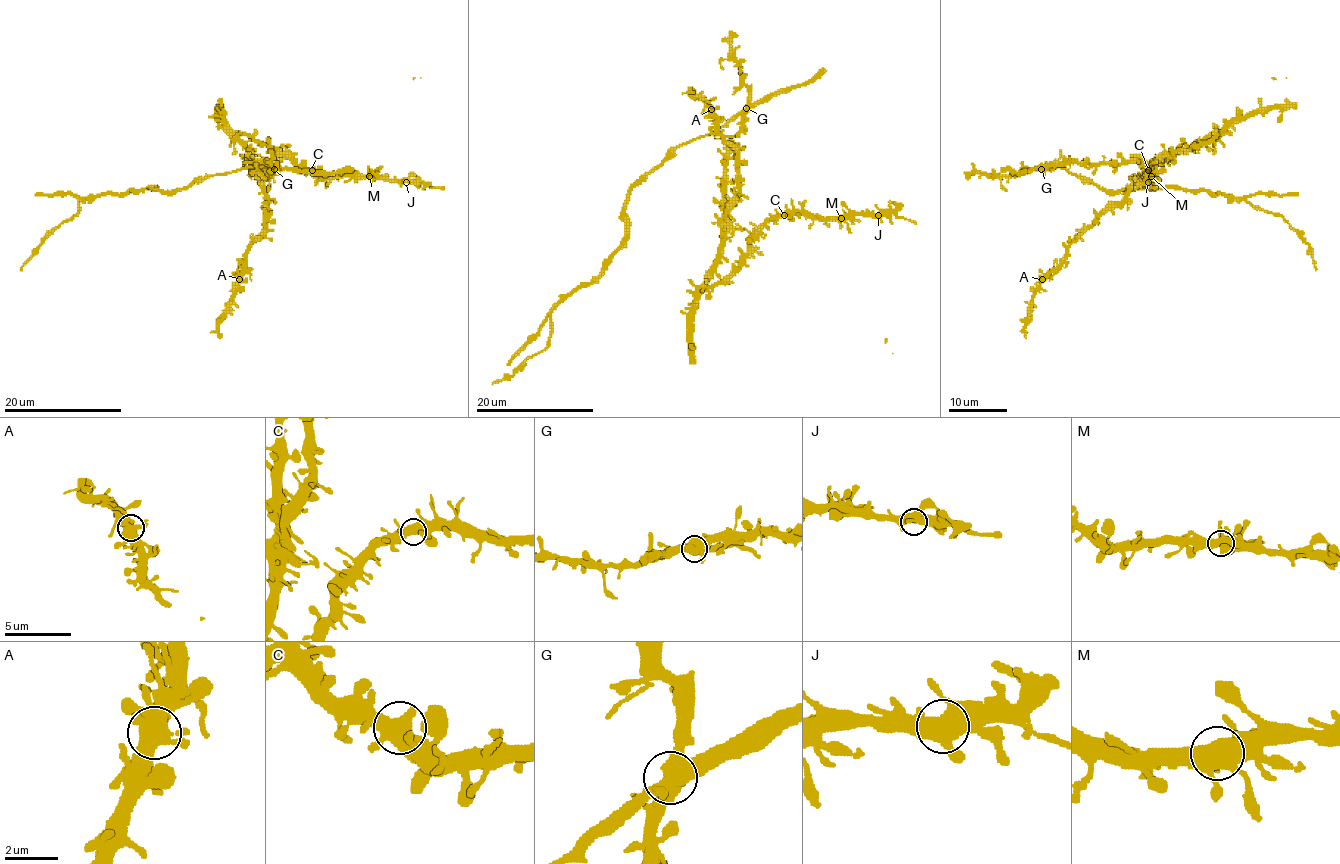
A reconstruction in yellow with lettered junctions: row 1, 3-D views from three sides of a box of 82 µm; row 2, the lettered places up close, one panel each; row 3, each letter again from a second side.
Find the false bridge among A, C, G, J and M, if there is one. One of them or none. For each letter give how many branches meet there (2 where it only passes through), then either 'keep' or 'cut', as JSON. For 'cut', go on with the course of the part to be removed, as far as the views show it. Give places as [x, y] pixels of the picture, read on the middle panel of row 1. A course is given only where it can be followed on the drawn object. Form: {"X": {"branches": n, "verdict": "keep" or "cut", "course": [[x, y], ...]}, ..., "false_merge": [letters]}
{"A": {"branches": 4, "verdict": "keep"}, "C": {"branches": 4, "verdict": "keep"}, "G": {"branches": 5, "verdict": "cut", "course": [[747, 107], [682, 143], [632, 188], [625, 244], [554, 309], [548, 344], [492, 383]]}, "J": {"branches": 5, "verdict": "keep"}, "M": {"branches": 5, "verdict": "keep"}, "false_merge": ["G"]}

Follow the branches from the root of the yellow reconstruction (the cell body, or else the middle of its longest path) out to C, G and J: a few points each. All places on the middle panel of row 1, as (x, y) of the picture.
C: (723, 159), (723, 243), (709, 285), (719, 284), (739, 263), (747, 243), (769, 221), (784, 215)
G: (723, 159), (728, 143), (739, 130), (741, 115), (747, 107)
J: (723, 159), (723, 243), (709, 285), (719, 284), (739, 263), (747, 243), (769, 221), (792, 213), (878, 215)

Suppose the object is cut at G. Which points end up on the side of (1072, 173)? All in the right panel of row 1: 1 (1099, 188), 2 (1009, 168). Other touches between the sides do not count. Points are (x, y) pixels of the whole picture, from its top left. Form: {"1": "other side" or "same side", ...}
{"1": "same side", "2": "same side"}

